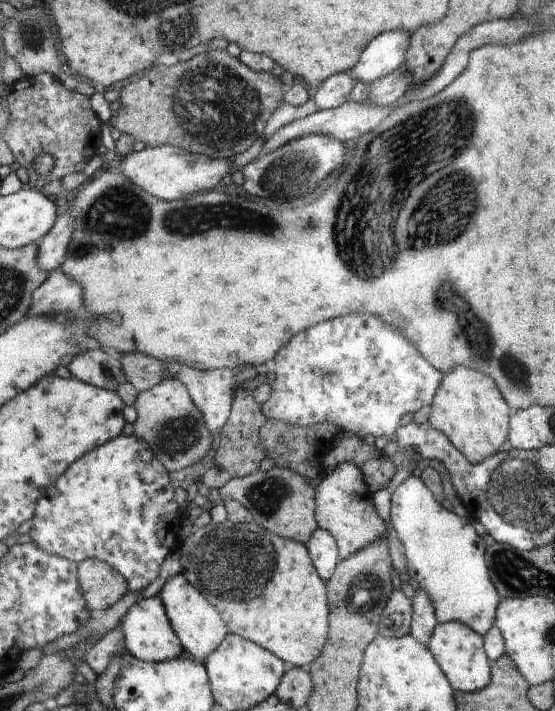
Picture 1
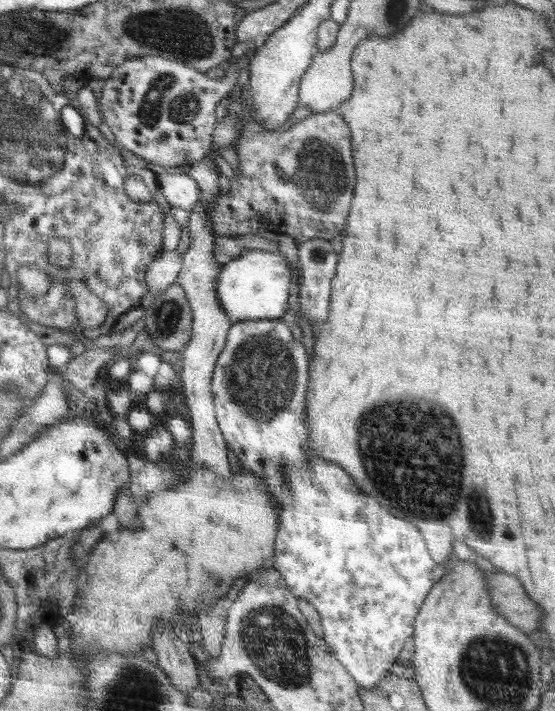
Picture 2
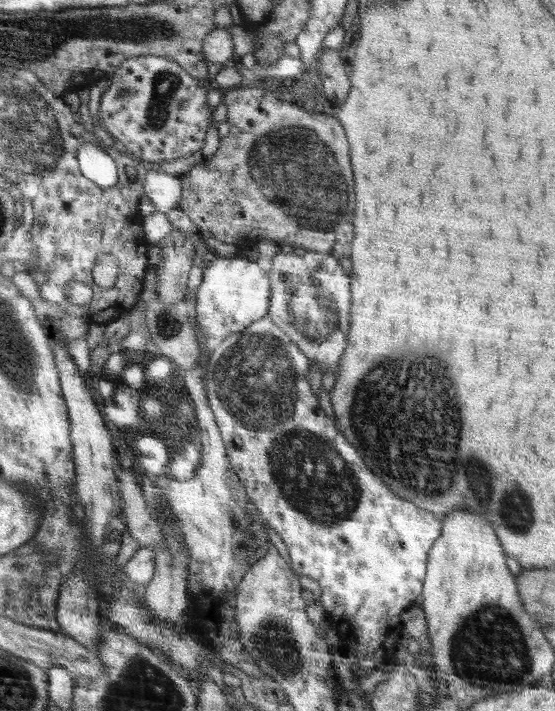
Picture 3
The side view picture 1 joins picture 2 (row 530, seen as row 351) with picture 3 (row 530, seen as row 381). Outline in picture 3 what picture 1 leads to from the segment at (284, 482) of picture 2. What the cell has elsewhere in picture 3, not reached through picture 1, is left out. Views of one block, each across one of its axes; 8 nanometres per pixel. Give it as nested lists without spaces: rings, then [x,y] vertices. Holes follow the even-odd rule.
[[[268,316],[214,344],[211,353],[206,385],[208,385],[210,406],[213,407],[214,414],[217,416],[218,426],[223,434],[222,438],[225,438],[226,450],[229,451],[231,457],[230,464],[237,471],[242,485],[245,486],[249,500],[260,511],[264,524],[272,528],[286,544],[288,554],[290,554],[290,564],[292,564],[290,568],[294,570],[294,574],[300,574],[304,578],[312,578],[312,580],[319,582],[320,588],[323,590],[320,594],[322,606],[326,610],[327,622],[331,630],[338,635],[339,639],[350,640],[356,646],[356,663],[360,665],[364,673],[368,674],[370,670],[377,669],[378,666],[386,663],[388,658],[395,657],[397,645],[403,641],[401,637],[404,626],[400,616],[408,608],[416,606],[416,600],[422,592],[422,582],[425,582],[424,574],[428,574],[426,572],[426,556],[428,556],[428,550],[433,548],[434,542],[441,538],[441,519],[438,519],[429,510],[424,510],[422,507],[400,498],[398,494],[394,494],[385,482],[382,482],[382,478],[374,476],[368,470],[365,460],[360,458],[360,454],[352,448],[350,442],[346,442],[346,438],[340,432],[336,432],[334,422],[328,420],[328,416],[320,410],[318,398],[314,396],[314,392],[308,384],[308,368],[310,368],[308,357],[298,350],[293,339],[281,327],[274,324]]]

